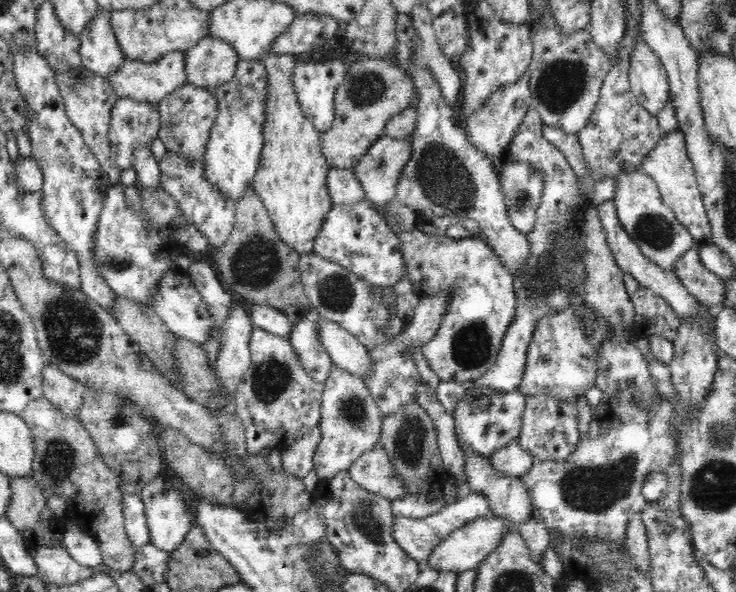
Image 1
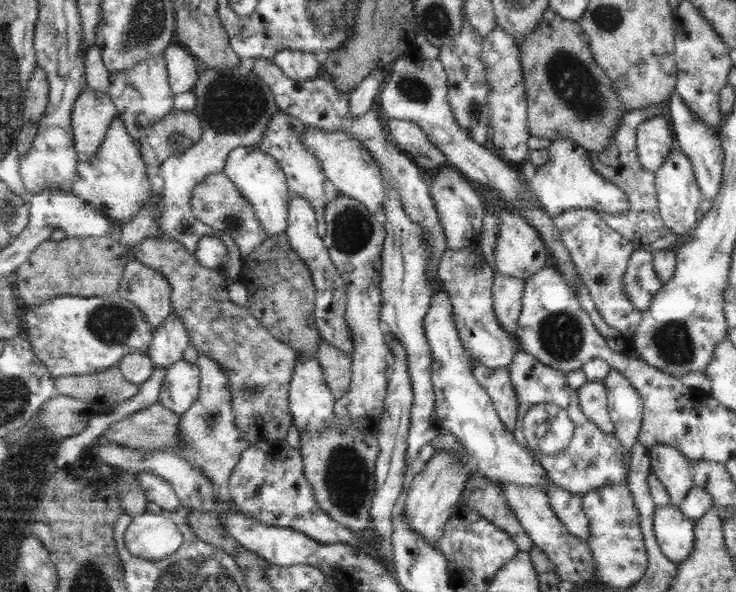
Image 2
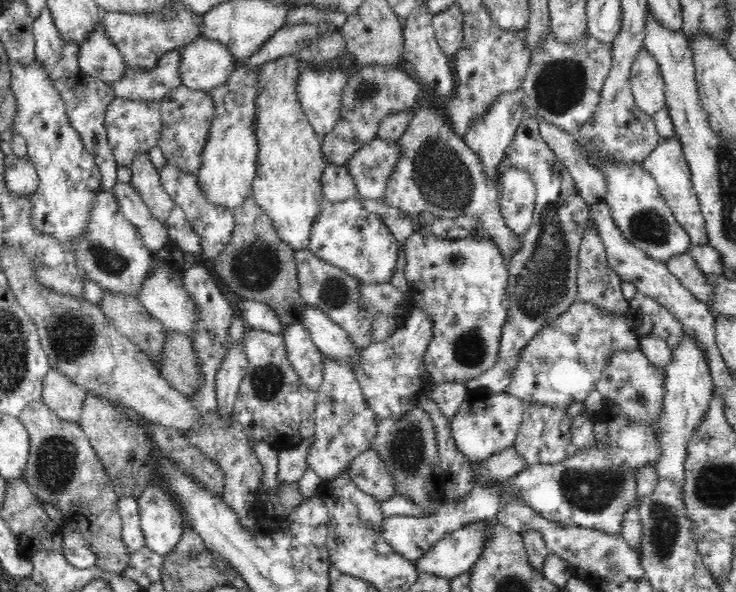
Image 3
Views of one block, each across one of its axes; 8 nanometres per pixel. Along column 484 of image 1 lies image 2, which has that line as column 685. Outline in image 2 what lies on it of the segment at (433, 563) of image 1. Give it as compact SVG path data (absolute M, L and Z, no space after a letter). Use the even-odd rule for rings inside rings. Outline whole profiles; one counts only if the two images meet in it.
M669 504L655 506L652 517L652 531L661 554L669 562L681 562L693 546L694 521Z

